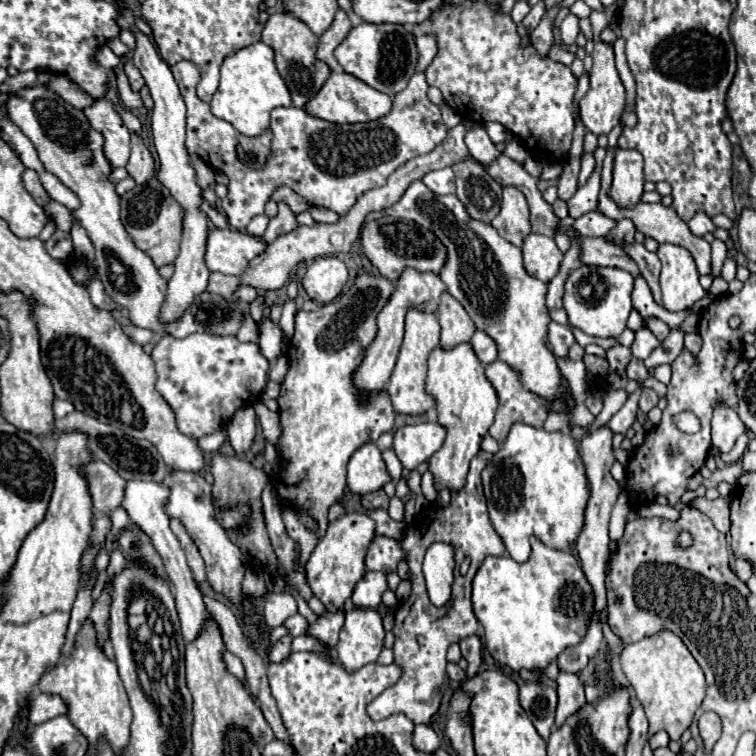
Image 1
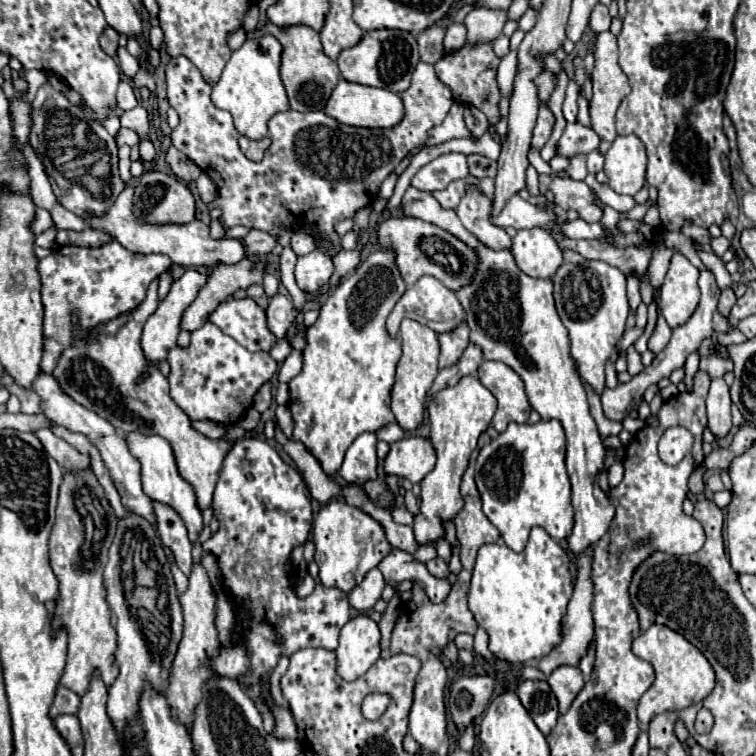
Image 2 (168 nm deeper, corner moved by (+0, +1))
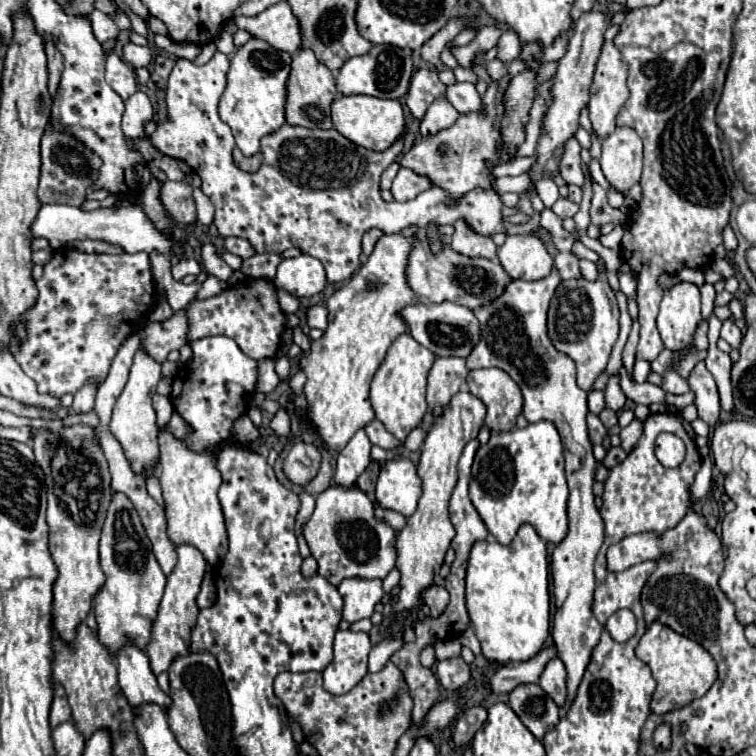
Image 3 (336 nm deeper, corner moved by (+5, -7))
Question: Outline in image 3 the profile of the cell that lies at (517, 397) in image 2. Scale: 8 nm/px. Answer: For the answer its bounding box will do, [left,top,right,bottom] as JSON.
[467,368,523,432]

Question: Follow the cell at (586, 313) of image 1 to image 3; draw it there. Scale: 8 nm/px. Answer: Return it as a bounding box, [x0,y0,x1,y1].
[547,278,619,392]

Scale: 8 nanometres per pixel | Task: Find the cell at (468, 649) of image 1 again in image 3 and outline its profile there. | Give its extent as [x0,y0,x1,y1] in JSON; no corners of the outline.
[435,640,461,660]

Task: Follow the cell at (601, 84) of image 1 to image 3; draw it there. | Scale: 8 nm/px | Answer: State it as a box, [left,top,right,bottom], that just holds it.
[589,42,629,136]

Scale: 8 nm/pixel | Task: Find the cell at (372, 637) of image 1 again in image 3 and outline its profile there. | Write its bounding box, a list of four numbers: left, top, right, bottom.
[323,630,369,694]

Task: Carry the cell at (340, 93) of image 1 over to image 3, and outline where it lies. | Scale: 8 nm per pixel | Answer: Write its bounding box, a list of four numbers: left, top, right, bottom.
[331,96,405,150]

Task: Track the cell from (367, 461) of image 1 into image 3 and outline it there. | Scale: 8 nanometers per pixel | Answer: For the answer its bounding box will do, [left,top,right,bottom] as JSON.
[335,430,371,488]

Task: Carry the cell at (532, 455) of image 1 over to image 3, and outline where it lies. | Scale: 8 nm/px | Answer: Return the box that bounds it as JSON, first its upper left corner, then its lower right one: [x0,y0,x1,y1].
[469,422,567,544]

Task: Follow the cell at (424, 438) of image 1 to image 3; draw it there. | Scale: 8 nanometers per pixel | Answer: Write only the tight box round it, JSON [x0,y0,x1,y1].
[377,456,421,518]

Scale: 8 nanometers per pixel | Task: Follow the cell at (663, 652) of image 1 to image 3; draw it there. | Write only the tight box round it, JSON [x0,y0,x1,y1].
[635,622,717,714]

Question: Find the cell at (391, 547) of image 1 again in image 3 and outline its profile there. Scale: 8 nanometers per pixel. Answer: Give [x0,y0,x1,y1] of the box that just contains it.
[421,584,449,618]

